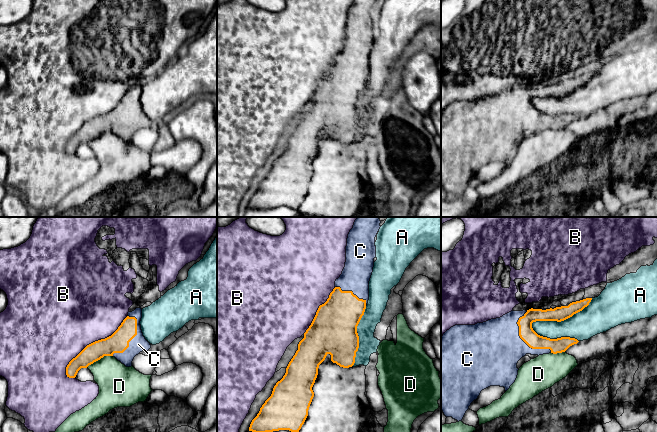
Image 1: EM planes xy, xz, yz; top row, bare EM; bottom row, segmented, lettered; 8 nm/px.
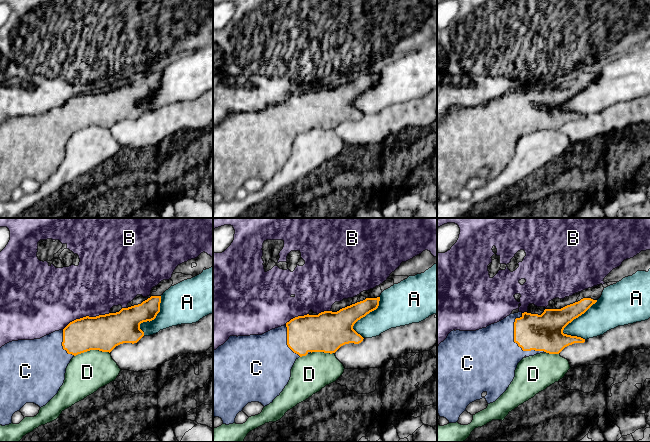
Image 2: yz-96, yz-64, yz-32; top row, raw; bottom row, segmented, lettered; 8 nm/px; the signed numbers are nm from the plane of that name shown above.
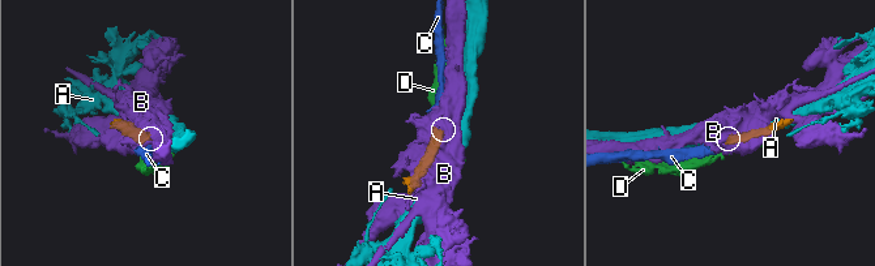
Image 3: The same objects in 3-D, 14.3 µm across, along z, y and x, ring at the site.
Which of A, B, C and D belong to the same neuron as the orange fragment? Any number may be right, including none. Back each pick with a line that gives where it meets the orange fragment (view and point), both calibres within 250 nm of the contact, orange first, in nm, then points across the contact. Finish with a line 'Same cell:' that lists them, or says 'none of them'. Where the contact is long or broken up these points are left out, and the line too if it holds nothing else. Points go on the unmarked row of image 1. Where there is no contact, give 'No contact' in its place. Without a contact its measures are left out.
C: Touches orange at yz (523, 116). Thickness 120 nm (orange) against 460 nm
Same cell: C

